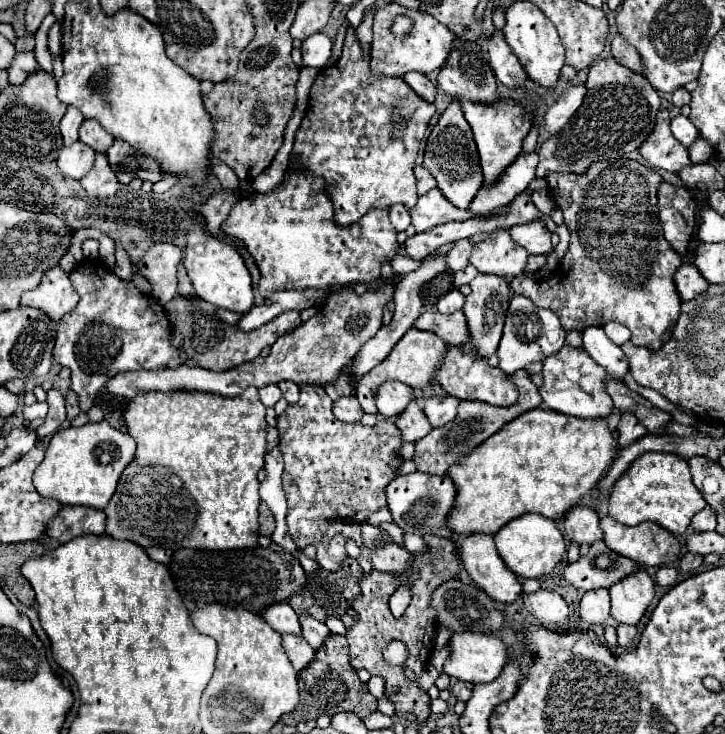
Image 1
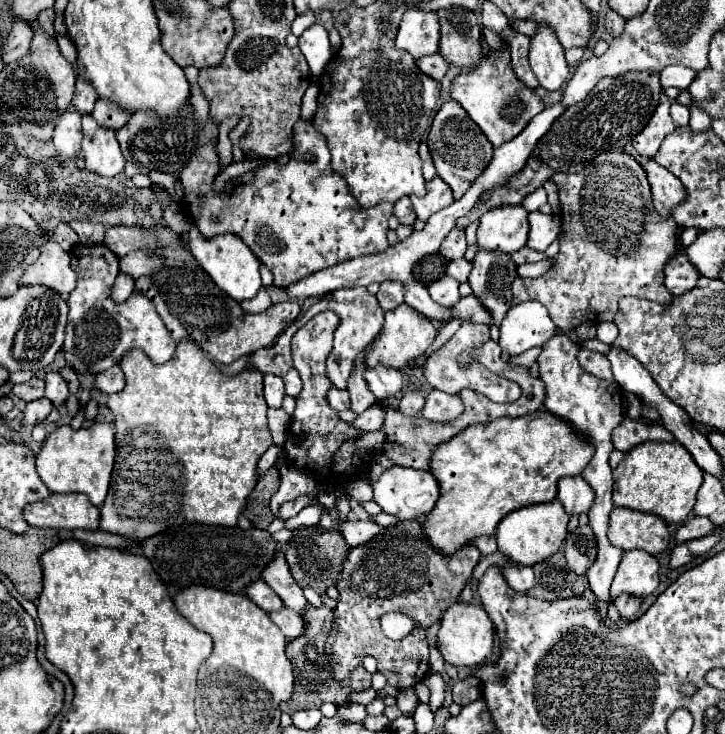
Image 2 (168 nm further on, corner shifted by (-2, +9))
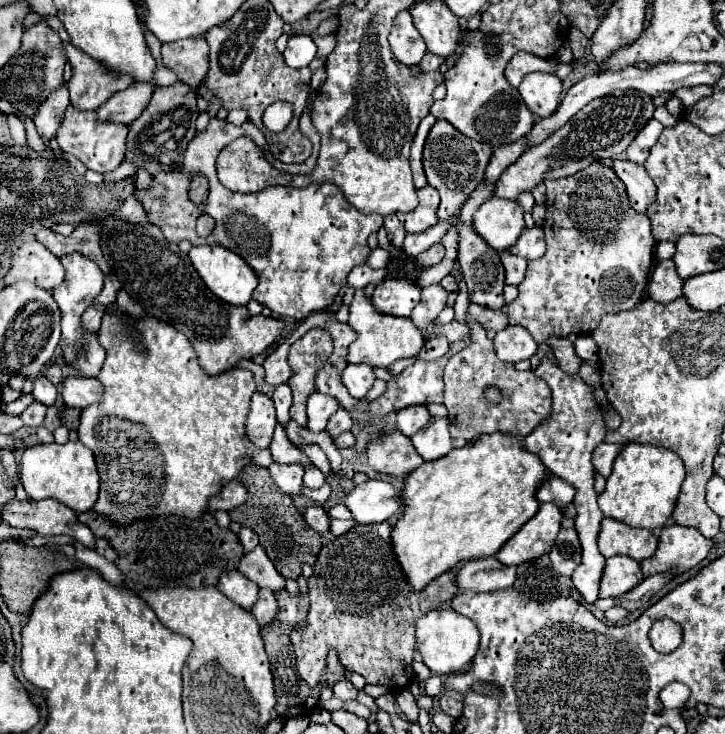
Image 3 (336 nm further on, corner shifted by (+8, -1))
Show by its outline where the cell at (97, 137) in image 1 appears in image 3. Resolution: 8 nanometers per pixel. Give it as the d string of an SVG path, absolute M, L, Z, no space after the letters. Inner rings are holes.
M133 83L133 87L115 93L105 105L101 105L97 109L97 119L123 125L133 123L133 119L137 119L149 105L153 89L153 83Z

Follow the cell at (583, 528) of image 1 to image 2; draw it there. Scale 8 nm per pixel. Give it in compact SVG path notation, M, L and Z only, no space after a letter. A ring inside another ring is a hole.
M563 477L559 481L559 491L557 491L557 499L561 501L561 505L565 507L565 513L571 515L583 515L589 513L593 501L595 501L595 493L591 489L591 485L587 485L587 481L583 481L583 477Z

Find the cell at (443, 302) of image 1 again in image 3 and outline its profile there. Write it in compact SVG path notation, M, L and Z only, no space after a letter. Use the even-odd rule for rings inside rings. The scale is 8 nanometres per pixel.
M439 283L423 287L421 301L417 303L417 307L409 315L411 323L419 331L423 331L439 315L439 311L445 307L445 301L447 301L447 291Z

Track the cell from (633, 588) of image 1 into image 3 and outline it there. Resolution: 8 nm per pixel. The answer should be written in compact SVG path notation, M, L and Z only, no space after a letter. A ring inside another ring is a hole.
M609 557L609 559L605 559L599 597L601 599L603 597L619 597L619 595L631 591L641 581L643 581L643 573L635 559Z

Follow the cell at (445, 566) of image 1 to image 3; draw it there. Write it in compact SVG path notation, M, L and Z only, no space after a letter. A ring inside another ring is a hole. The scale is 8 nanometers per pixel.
M373 523L373 525L355 525L347 533L339 537L331 537L323 543L317 563L313 565L313 575L307 581L311 607L303 625L297 625L291 633L291 645L295 651L297 671L305 679L307 685L319 687L325 679L325 659L327 649L335 649L339 653L341 665L349 673L359 673L367 679L367 683L381 683L391 687L393 691L403 689L413 681L413 653L415 653L415 621L425 615L429 609L437 609L451 601L459 587L455 585L453 571L443 573L433 583L427 585L427 591L411 593L405 583L403 571L395 561L391 547L391 525Z

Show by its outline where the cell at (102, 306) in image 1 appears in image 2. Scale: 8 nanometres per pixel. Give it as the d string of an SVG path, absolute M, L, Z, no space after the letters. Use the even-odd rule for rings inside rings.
M77 245L71 249L71 265L77 273L77 287L69 293L69 319L65 329L63 353L67 365L79 375L97 375L113 367L131 349L143 349L153 363L165 363L173 357L177 343L169 335L155 305L143 295L133 291L123 303L111 299L111 285L117 277L117 255L105 245Z

